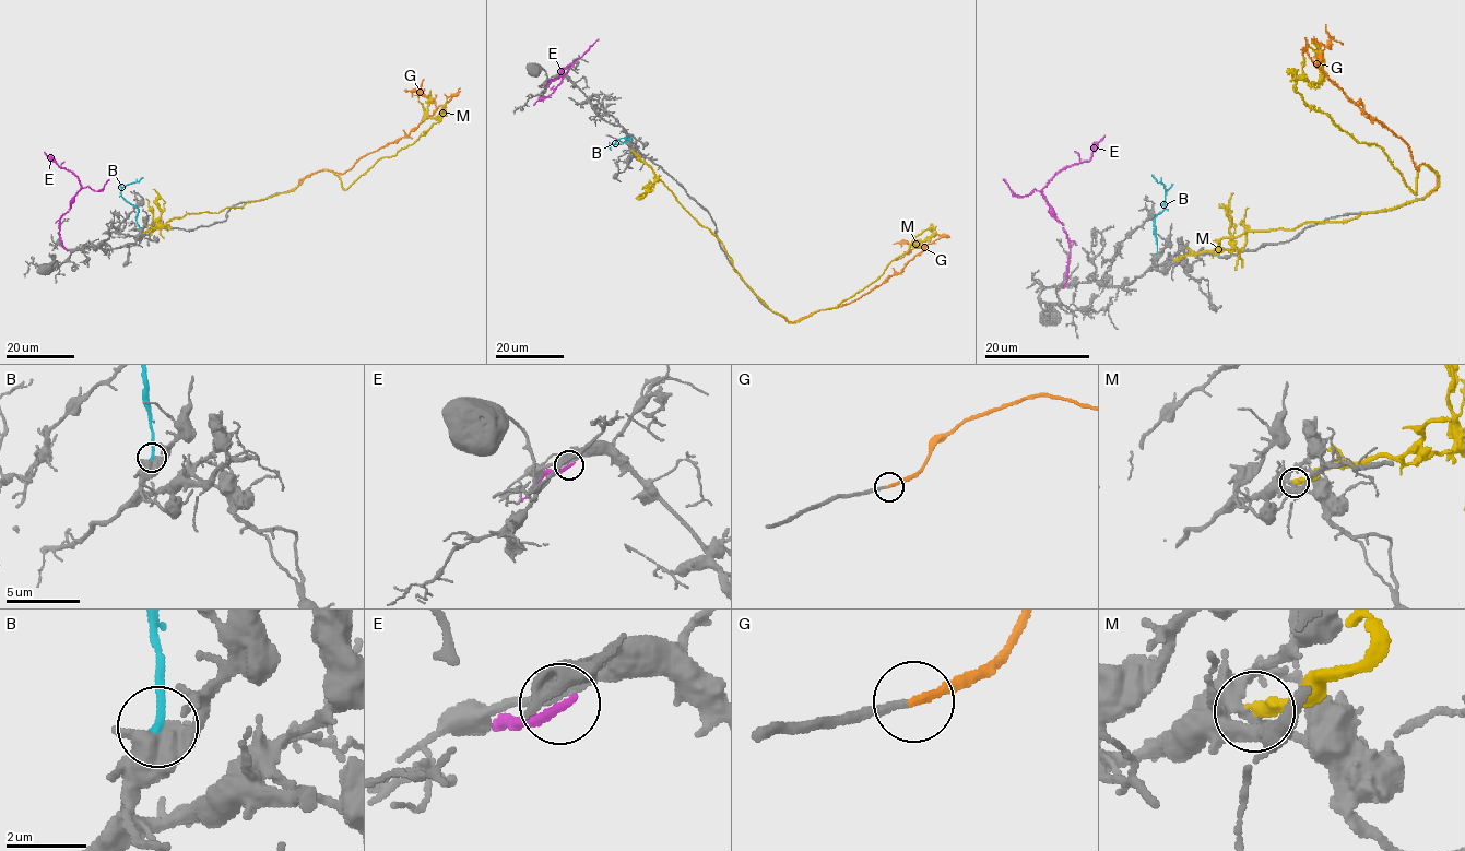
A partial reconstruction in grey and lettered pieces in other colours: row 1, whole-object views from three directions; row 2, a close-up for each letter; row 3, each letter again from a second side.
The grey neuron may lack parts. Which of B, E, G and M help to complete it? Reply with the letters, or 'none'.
G

